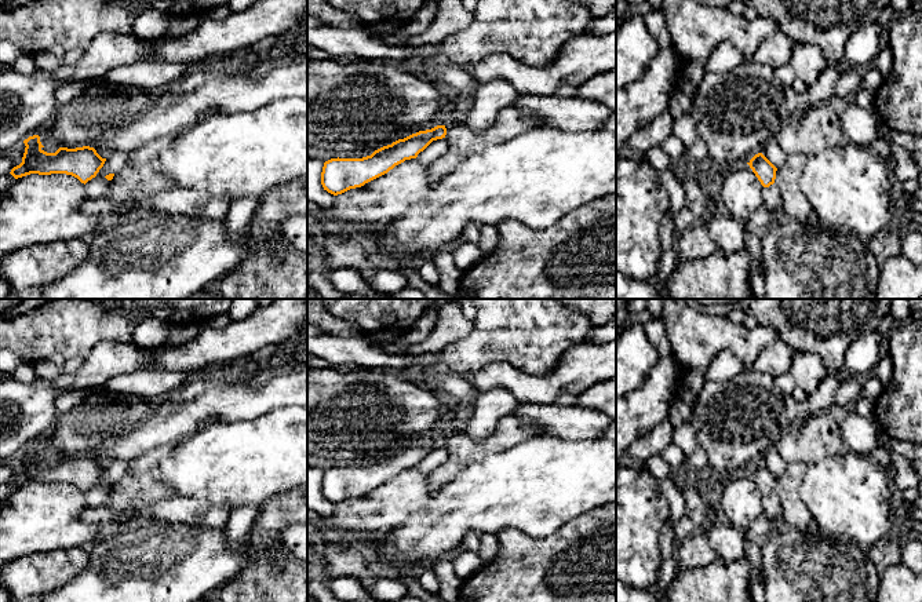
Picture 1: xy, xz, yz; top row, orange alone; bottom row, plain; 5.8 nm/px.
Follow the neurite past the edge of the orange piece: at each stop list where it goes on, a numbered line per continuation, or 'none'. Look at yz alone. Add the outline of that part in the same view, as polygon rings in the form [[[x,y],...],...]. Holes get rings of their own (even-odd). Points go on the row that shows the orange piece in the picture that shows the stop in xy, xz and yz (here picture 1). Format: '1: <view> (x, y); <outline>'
1: yz (772, 197); [[[770,185],[764,190],[764,205],[769,209],[781,211],[781,193],[777,185]]]

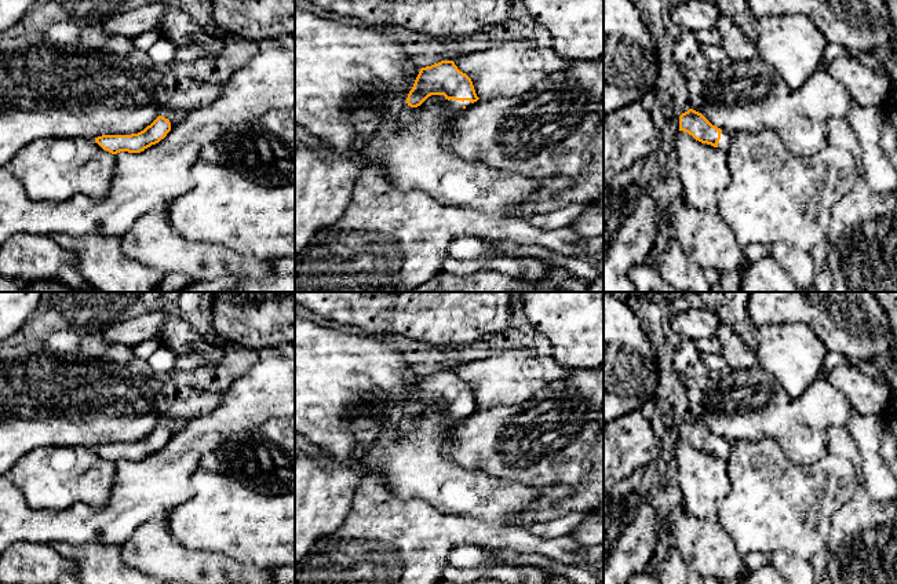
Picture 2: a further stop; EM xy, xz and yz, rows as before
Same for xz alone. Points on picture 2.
1: xz (455, 106); [[[451,99],[448,101],[448,106],[449,106],[448,114],[459,113],[460,110],[463,110],[464,106],[467,107],[470,105],[471,105],[470,101],[462,102],[462,101]]]

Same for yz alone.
1: yz (724, 142); [[[725,131],[721,132],[721,139],[718,142],[718,149],[721,149],[722,152],[725,152],[729,147],[730,143],[730,135]]]

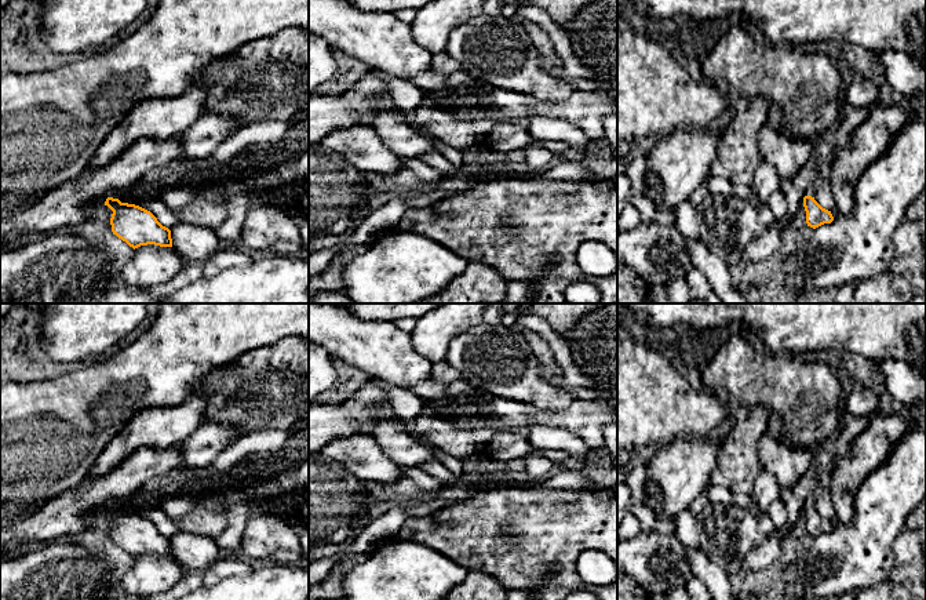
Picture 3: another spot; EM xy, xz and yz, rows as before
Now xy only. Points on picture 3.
none

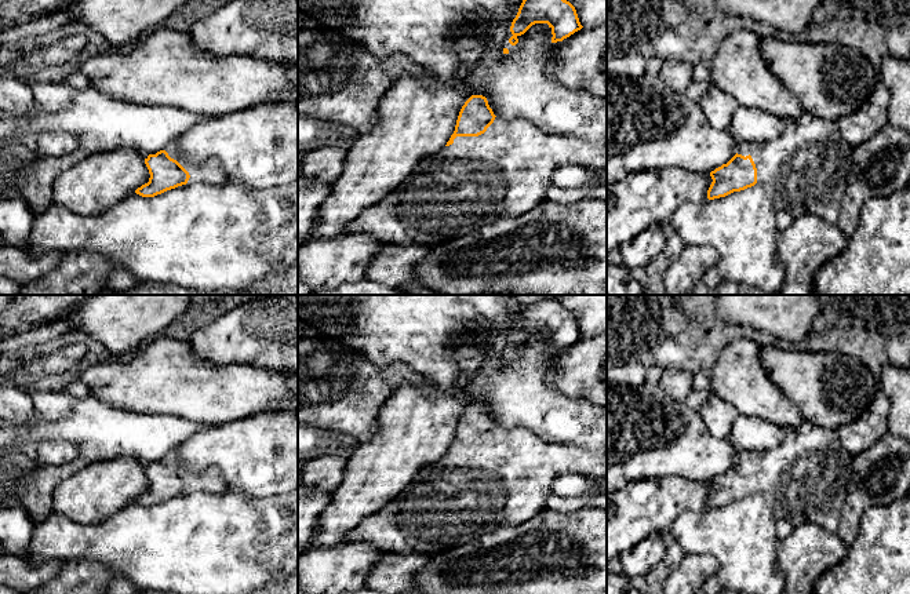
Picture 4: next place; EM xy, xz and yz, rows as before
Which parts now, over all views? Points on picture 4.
1: xz (505, 172); [[[495,117],[478,136],[456,136],[454,143],[423,158],[414,172],[381,203],[365,208],[346,226],[349,234],[371,234],[385,244],[438,245],[474,233],[500,218],[520,218],[545,201],[553,172],[565,164],[607,171],[607,145],[582,136],[549,134],[528,119]]]

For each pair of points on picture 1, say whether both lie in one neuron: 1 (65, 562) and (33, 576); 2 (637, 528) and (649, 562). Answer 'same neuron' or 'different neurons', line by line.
1: same neuron
2: same neuron

